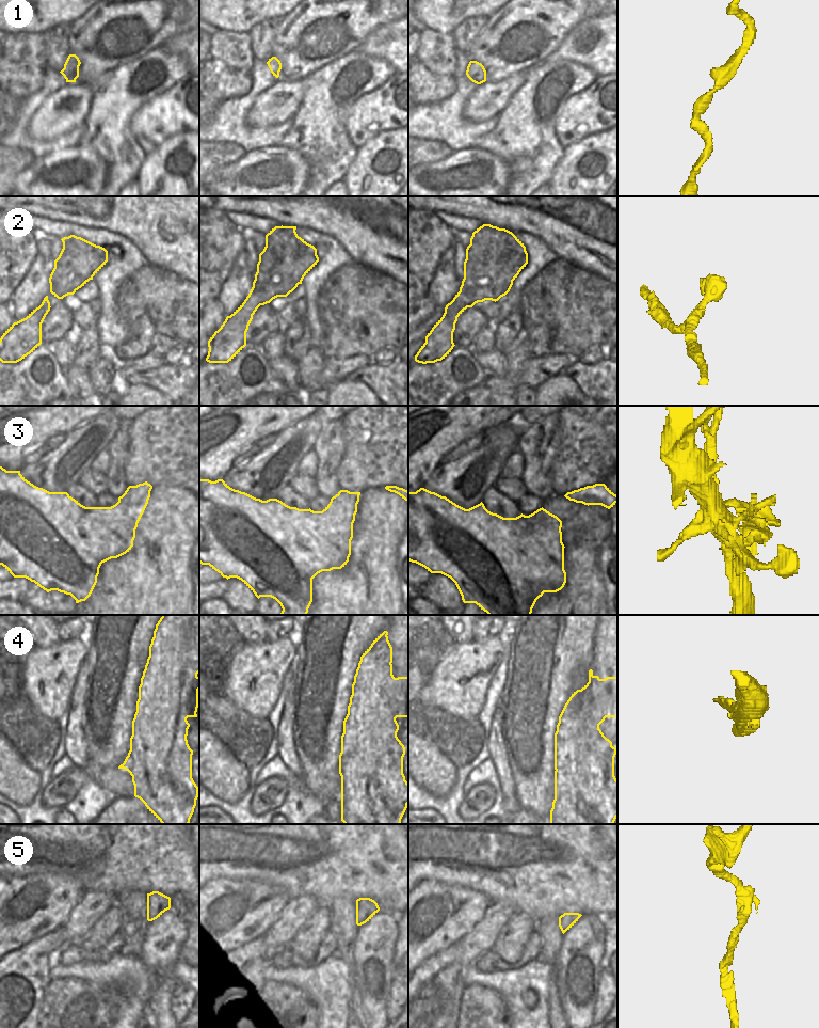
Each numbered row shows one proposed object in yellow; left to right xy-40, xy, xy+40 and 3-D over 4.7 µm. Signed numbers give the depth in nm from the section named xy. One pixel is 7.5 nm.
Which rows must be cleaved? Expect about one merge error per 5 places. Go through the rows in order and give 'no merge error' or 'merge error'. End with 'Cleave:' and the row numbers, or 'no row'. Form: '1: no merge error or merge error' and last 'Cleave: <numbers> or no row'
1: no merge error
2: no merge error
3: no merge error
4: no merge error
5: no merge error
Cleave: no row

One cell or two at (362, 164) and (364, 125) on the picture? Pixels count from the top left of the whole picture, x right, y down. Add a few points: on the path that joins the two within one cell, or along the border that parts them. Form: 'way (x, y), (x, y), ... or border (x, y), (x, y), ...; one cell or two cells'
border (385, 131), (379, 132), (356, 148); two cells

